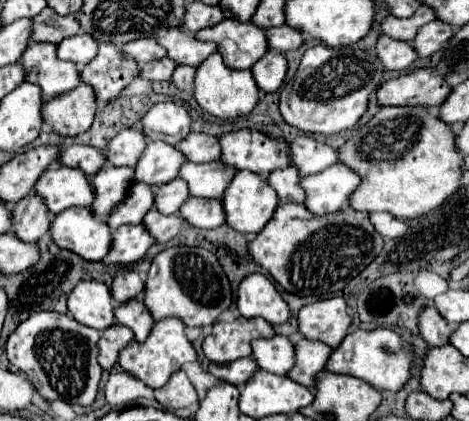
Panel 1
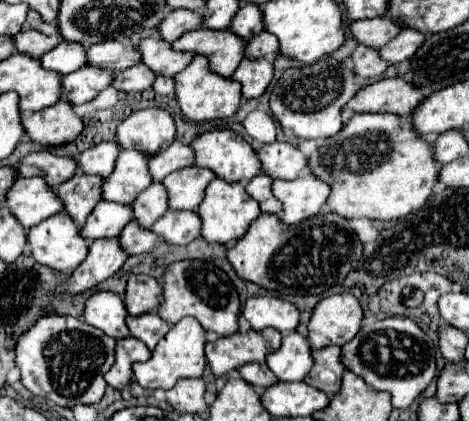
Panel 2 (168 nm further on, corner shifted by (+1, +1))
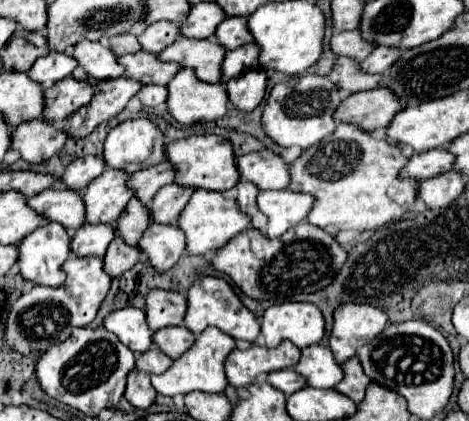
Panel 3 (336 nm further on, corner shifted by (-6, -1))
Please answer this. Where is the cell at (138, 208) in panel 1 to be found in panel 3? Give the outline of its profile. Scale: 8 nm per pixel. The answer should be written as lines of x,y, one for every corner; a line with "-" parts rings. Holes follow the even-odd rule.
83,224
71,240
71,250
77,256
105,256
107,246
115,236
115,224

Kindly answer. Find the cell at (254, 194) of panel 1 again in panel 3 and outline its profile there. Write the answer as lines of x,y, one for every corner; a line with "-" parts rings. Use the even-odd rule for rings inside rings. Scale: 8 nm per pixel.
197,190
185,210
179,216
179,228
187,234
187,252
189,254
207,254
211,250
223,248
231,238
235,238
239,232
249,228
251,218
239,210
239,204
235,198
225,198
223,192
209,192
209,190

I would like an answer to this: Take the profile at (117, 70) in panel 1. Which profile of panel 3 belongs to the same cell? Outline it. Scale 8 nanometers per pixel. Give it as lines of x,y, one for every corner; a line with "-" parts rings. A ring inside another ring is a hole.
73,76
63,78
53,88
45,90
43,118
61,124
67,116
71,116
71,112
89,104
95,92
95,86
87,80
75,80

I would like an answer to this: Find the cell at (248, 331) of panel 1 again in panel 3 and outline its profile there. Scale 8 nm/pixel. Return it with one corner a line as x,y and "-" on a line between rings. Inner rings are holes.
283,340
275,348
251,344
245,350
235,348
225,360
225,374
231,386
249,386
255,376
269,374
281,368
293,368
299,362
299,348

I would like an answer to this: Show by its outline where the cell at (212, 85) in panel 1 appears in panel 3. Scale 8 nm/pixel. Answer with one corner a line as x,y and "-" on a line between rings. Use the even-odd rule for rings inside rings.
181,68
177,76
167,84
169,90
169,112
181,124
211,122
227,114
227,88
223,84
207,84
191,72
191,68

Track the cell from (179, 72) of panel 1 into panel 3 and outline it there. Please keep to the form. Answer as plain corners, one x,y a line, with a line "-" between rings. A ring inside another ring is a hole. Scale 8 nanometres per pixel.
159,84
143,86
139,90
137,98
141,100
141,104
145,108
155,108
155,106
159,106
159,104
163,104
167,100
167,86
159,86

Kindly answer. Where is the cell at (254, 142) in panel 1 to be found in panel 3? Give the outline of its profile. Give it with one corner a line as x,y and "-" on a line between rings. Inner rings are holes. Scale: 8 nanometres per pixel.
217,134
189,136
189,138
167,144
167,160
177,170
175,182
179,182
183,186
225,192
239,182
239,170
235,166
233,146
229,140
225,140
223,136
217,136

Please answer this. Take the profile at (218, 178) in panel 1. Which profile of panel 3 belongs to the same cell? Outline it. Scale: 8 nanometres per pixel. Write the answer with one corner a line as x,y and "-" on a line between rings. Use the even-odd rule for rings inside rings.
177,182
159,188
159,192
155,194
153,204
151,204
153,222
177,224
177,218
183,212
183,208
187,206
187,202
193,196
193,192
195,192
195,188
181,186

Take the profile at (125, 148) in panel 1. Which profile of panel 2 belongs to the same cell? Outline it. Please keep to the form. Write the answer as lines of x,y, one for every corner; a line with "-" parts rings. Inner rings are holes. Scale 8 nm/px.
102,142
102,144
92,146
92,148
84,150
82,154
78,154
76,164
80,166
80,170
84,174
108,178
108,174
112,174
112,170
114,170
118,152
120,152
120,146
116,142

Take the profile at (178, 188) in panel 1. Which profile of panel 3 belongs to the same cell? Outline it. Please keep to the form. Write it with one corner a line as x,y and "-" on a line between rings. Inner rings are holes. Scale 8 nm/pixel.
133,198
123,210
123,216
119,216
117,220
117,234
123,236
127,244
137,244
143,232
151,226
151,222
151,208
139,198

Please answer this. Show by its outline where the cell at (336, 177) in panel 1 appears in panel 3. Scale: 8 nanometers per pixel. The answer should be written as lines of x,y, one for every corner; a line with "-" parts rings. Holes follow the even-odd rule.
271,190
259,192
257,204
259,210
269,218
269,228
265,234
269,238
279,238
295,224
307,220
307,214
315,204
315,196
293,190

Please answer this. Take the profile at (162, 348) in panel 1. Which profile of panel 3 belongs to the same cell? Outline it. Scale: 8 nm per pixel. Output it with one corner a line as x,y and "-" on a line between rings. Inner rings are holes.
205,328
201,334
197,334
193,346
183,352
173,364
163,372
163,374
153,374
151,384
159,394
165,396
175,396
175,394
187,394
193,390
203,390
203,392
223,392
227,386
227,378
223,372
223,362
227,354
235,348
235,340
221,332
219,328

